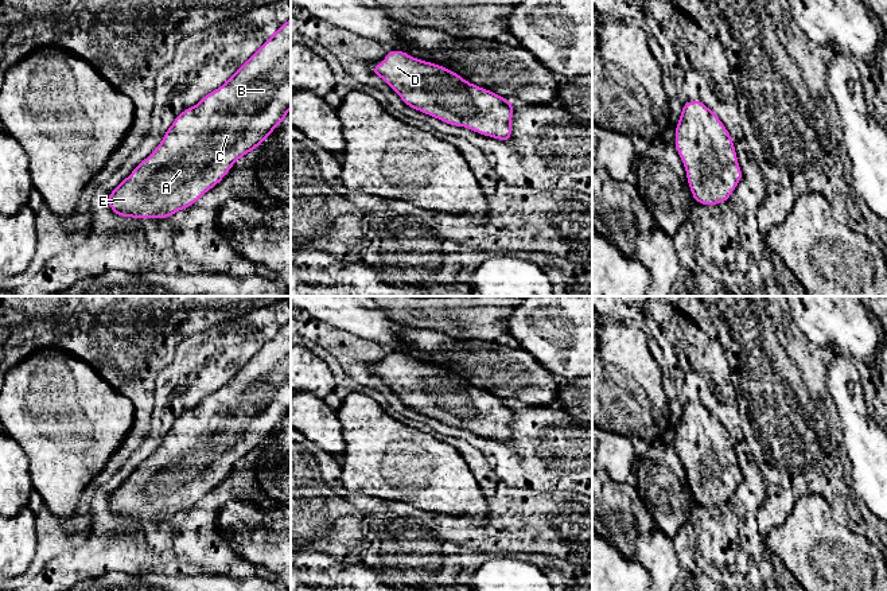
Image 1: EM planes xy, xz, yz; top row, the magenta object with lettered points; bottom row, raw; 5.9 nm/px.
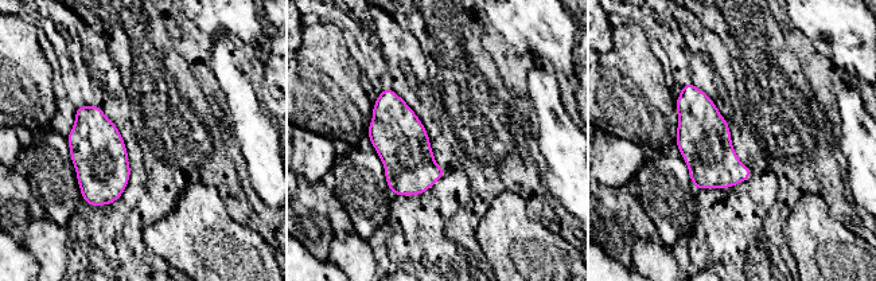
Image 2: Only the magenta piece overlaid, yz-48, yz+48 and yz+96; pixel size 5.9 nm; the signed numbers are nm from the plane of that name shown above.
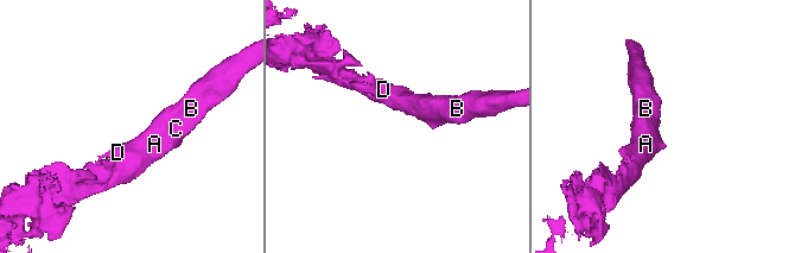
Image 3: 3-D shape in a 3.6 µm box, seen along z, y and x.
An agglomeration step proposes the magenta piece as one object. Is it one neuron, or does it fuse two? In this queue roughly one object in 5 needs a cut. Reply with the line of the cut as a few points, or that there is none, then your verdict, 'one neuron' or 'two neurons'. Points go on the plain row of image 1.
no cut | one neuron

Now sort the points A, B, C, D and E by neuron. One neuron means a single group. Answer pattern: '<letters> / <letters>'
A B C D E

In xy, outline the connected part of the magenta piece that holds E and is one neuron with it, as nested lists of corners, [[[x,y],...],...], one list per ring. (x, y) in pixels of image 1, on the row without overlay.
[[[291,319],[226,385],[180,413],[153,454],[106,499],[118,518],[170,520],[217,487],[233,466],[256,451],[291,411]]]

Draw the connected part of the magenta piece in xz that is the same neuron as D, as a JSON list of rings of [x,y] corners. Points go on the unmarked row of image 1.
[[[389,351],[382,365],[370,370],[382,380],[404,405],[439,420],[452,428],[464,428],[479,436],[502,443],[511,440],[513,403],[505,401],[485,389],[470,385],[455,373],[440,366],[417,361],[400,351]]]

